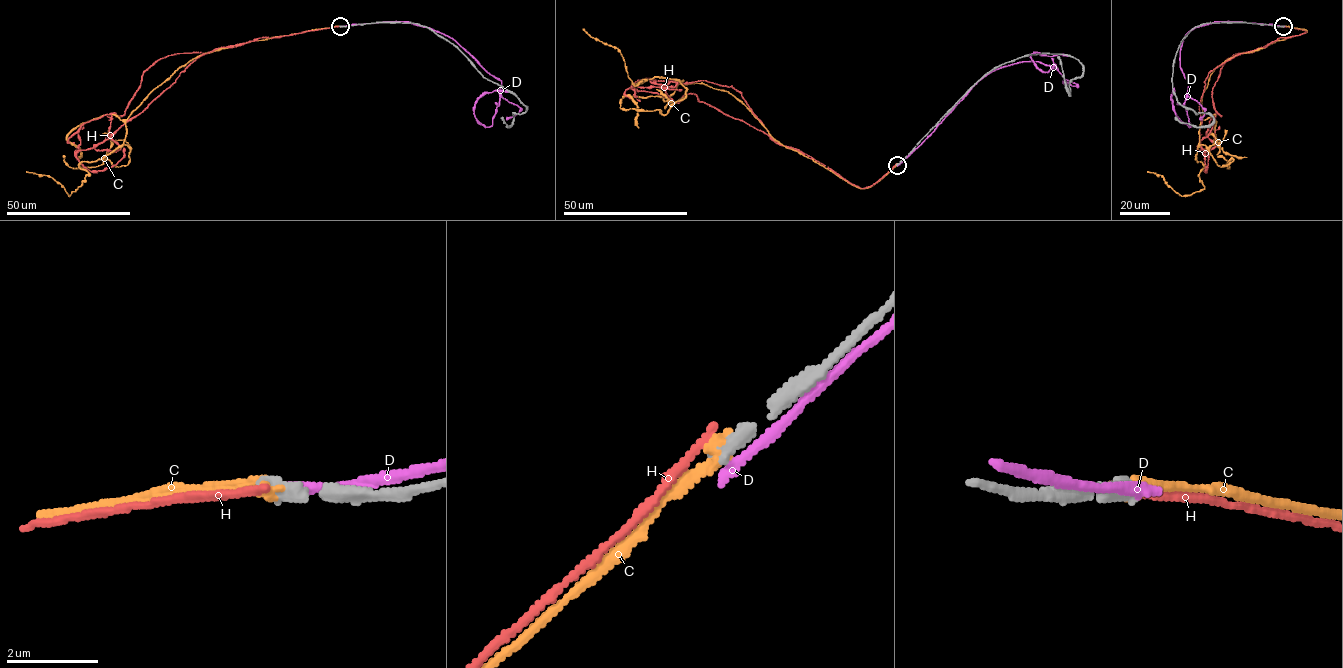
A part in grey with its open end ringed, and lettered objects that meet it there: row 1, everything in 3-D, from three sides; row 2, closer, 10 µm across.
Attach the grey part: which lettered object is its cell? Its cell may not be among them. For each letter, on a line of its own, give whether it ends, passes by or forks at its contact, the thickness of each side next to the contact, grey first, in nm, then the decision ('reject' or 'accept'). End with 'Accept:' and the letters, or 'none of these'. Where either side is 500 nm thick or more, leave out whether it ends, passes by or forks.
C: it ends there; 400 nm thick on the grey side, 240 nm on the other; reject
D: it passes by; 300 nm thick on the grey side, 190 nm on the other; reject
H: it ends there; 380 nm thick on the grey side, 190 nm on the other; reject
Accept: none of these

